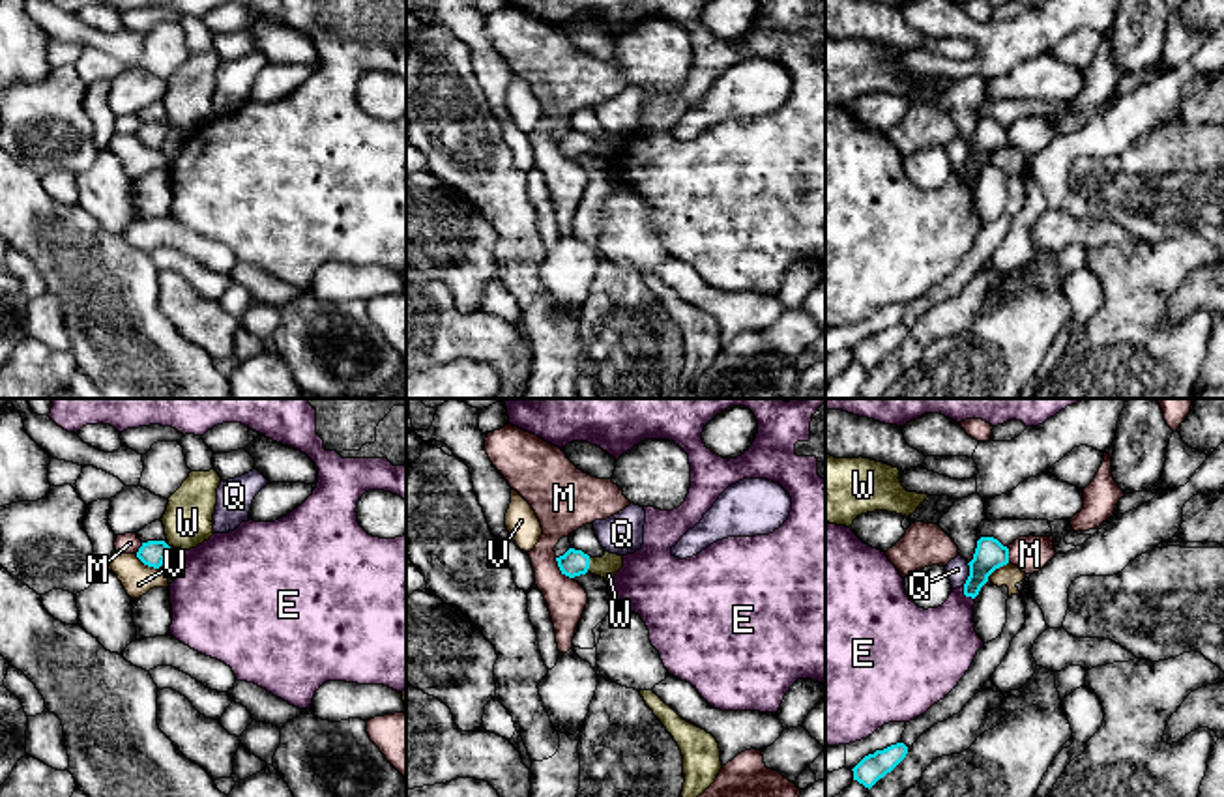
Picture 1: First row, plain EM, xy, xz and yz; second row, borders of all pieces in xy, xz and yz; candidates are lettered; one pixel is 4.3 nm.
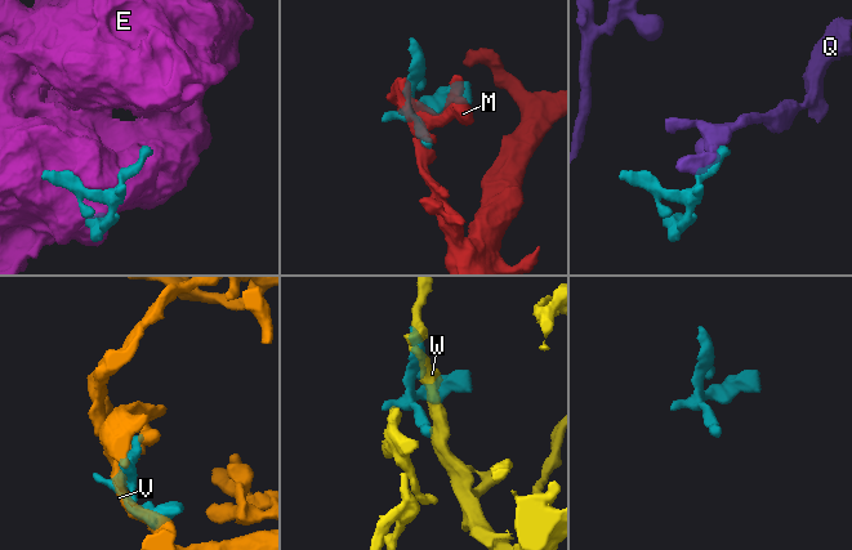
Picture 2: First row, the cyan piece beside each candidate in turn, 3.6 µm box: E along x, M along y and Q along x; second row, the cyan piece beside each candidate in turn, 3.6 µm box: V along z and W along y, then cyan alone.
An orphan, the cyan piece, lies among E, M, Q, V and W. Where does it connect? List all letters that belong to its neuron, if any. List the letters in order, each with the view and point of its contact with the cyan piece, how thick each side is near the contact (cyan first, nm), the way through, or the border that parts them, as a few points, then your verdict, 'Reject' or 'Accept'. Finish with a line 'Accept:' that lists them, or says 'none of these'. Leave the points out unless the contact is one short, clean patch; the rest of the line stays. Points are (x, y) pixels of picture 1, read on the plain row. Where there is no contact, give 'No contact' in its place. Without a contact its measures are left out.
E: Touches cyan at yz (966, 176). Thickness 140 nm (cyan) against 320 nm. Reject
M: Touches cyan at xz (560, 150). Thickness 110 nm (cyan) against 200 nm. Reject
Q: Touches cyan at yz (970, 156). Thickness 140 nm (cyan) against 100 nm. Boundary: yz (968, 144), (968, 159), (962, 165). Reject
V: Touches cyan at xy (148, 146). Thickness 110 nm (cyan) against 140 nm. Reject
W: Touches cyan at xz (588, 146). Thickness 110 nm (cyan) against 90 nm. Path across: xz (573, 143), (588, 146), (607, 146). Accept
Accept: W

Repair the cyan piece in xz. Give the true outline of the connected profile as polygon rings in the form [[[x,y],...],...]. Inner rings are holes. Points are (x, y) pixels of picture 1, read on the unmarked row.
[[[569,129],[563,137],[556,138],[561,155],[575,159],[586,153],[614,161],[616,153],[623,148],[623,137],[605,133],[603,138],[590,138],[582,131]]]

